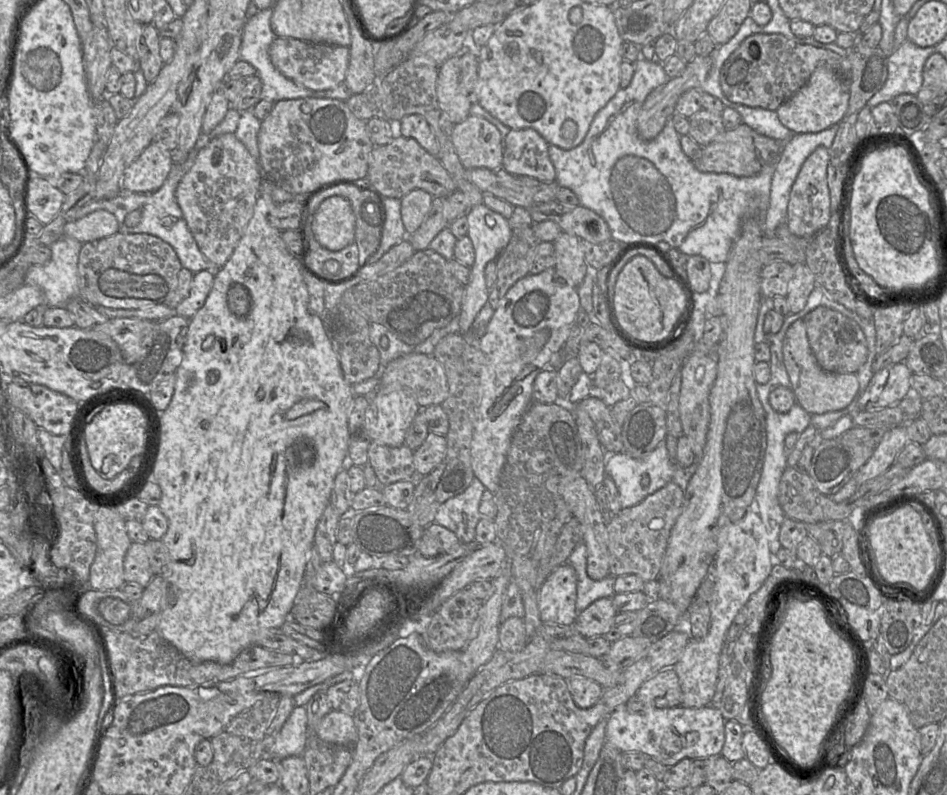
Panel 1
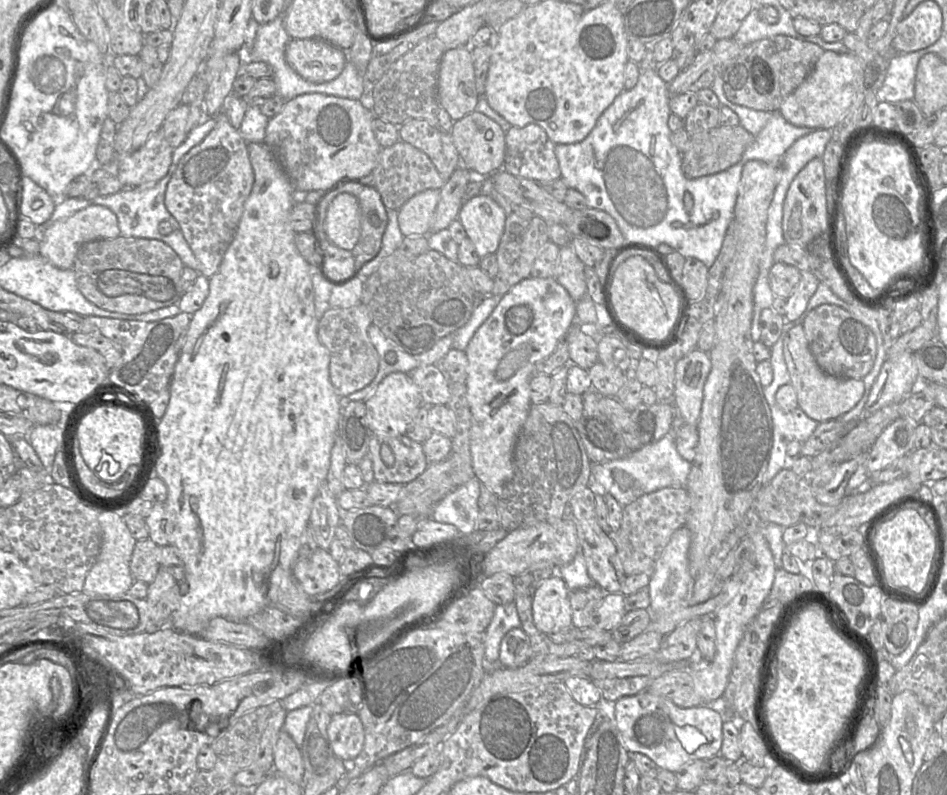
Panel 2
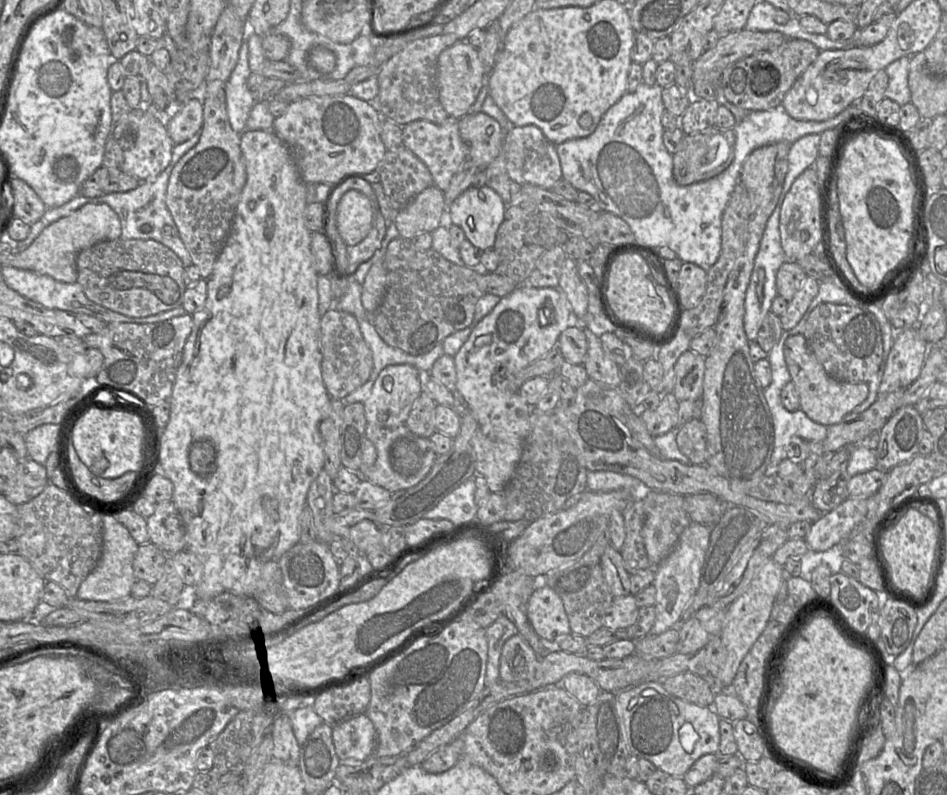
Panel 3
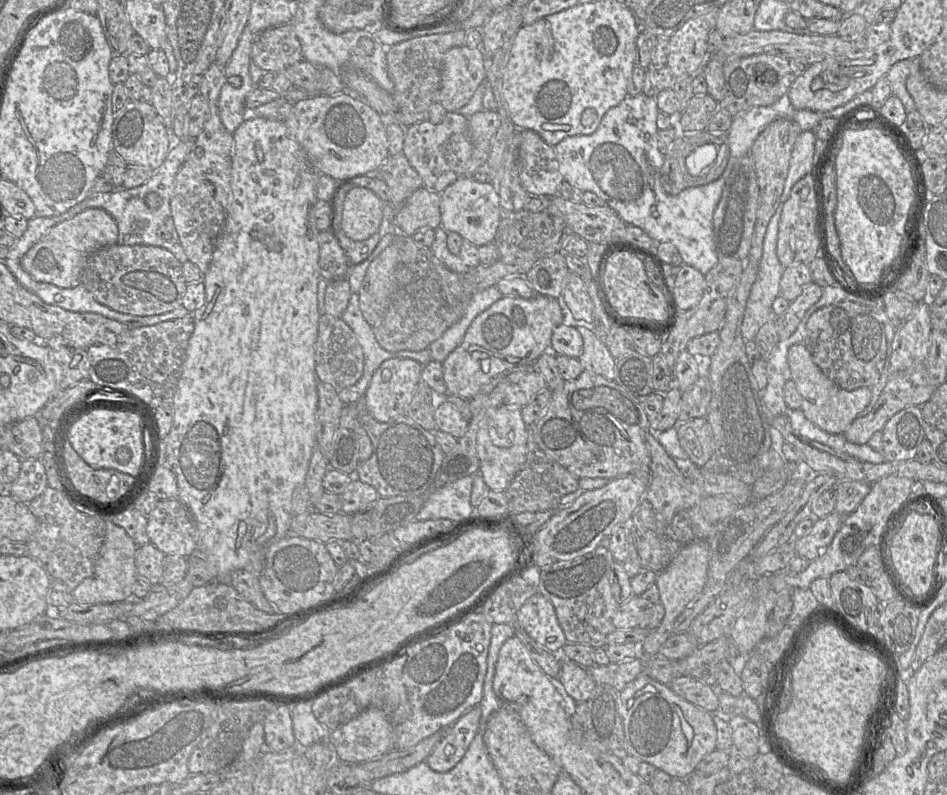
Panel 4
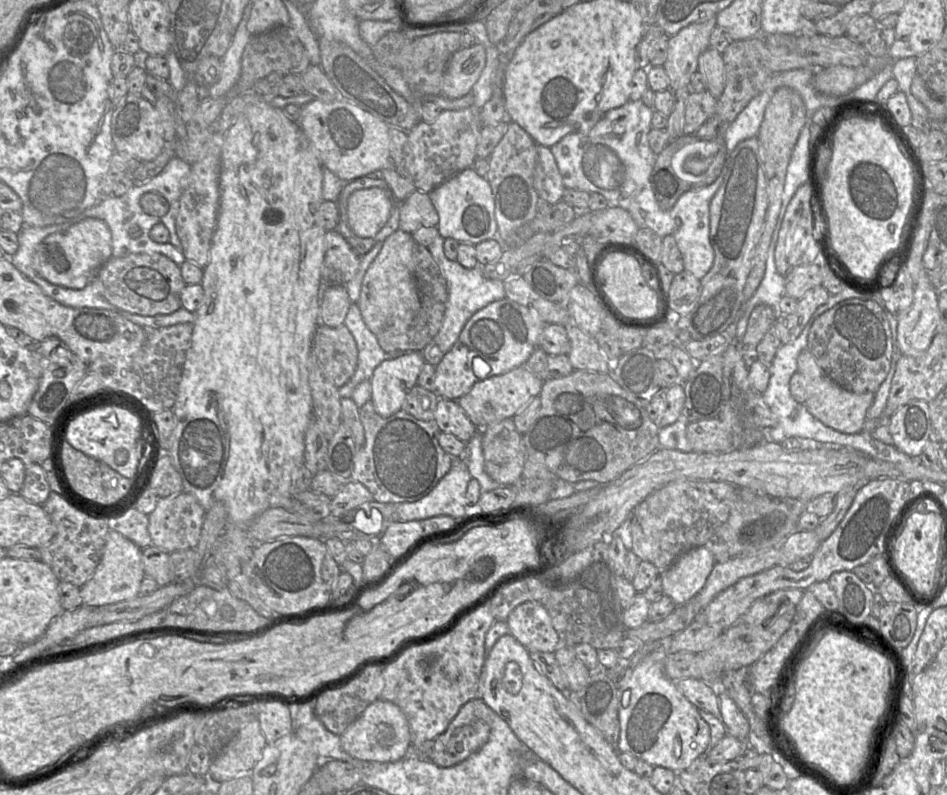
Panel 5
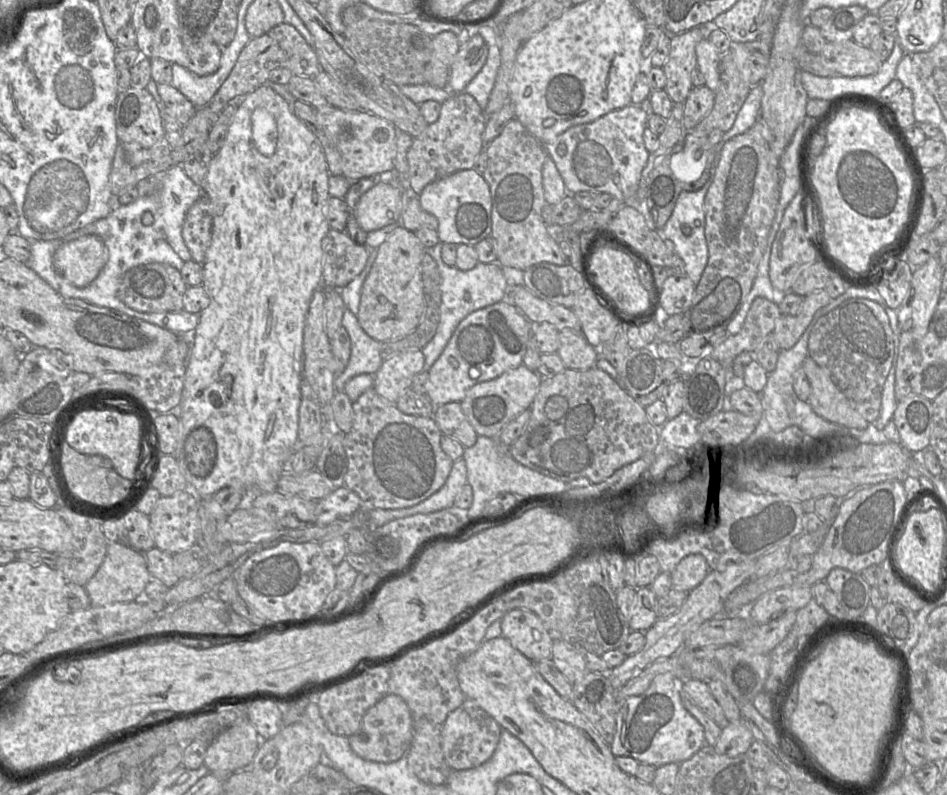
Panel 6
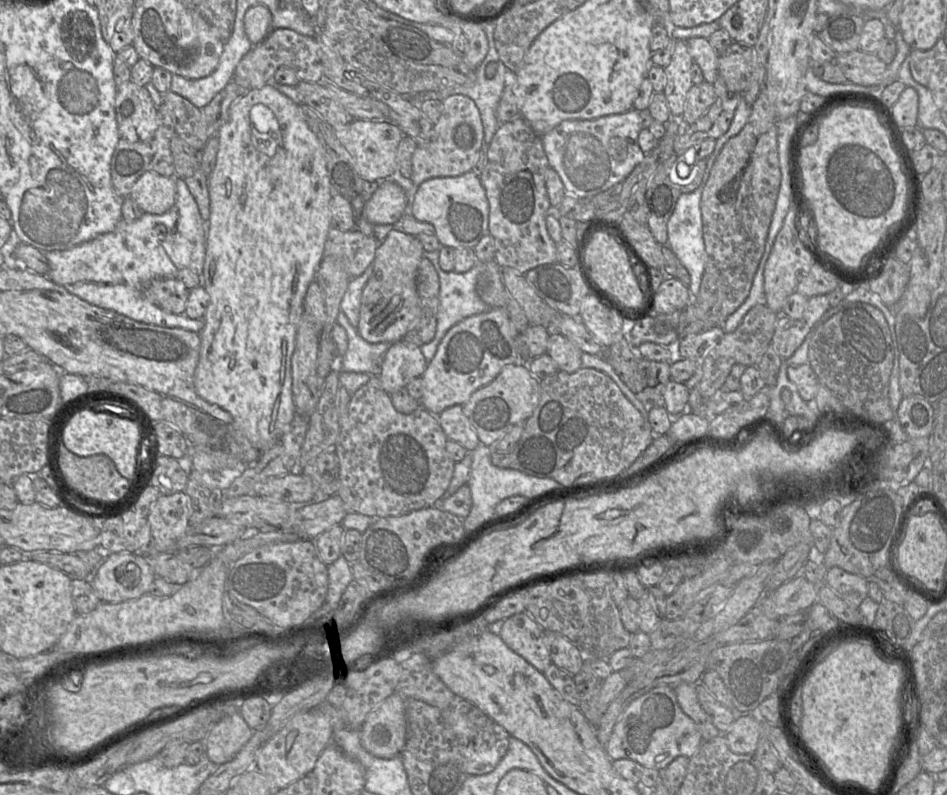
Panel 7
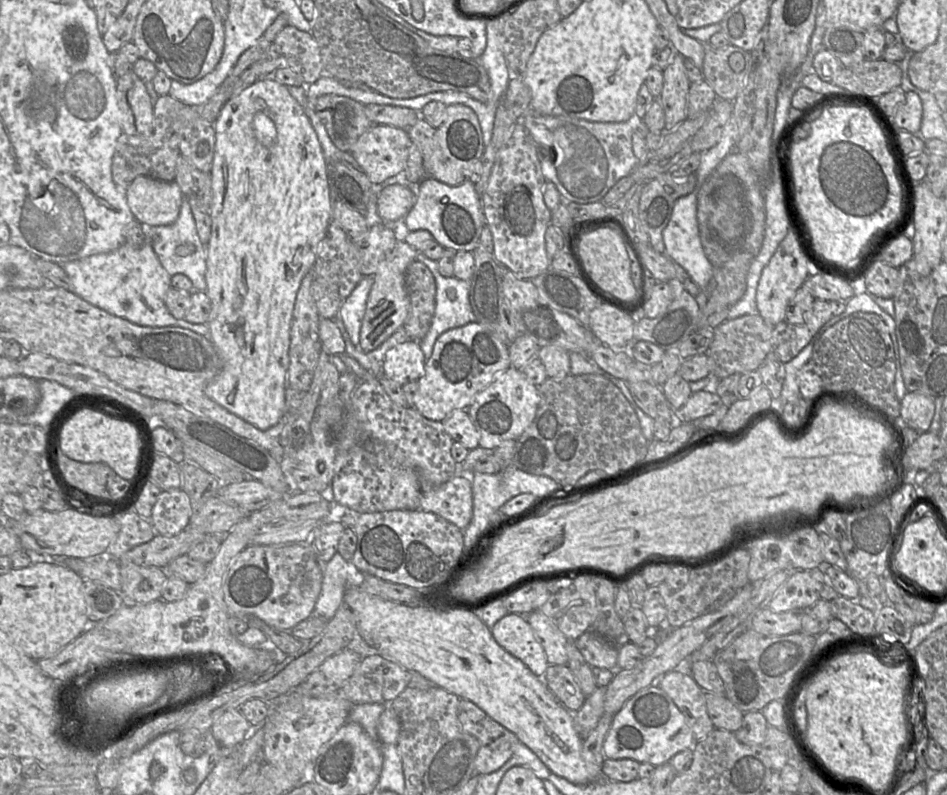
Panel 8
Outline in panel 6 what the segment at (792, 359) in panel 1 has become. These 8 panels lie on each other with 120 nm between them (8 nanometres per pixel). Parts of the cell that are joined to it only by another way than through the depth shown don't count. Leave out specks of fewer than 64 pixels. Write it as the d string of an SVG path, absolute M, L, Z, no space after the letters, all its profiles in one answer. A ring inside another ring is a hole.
M809 356L805 358L802 368L810 383L807 402L817 415L846 429L864 430L869 426L833 383L827 370L823 370Z

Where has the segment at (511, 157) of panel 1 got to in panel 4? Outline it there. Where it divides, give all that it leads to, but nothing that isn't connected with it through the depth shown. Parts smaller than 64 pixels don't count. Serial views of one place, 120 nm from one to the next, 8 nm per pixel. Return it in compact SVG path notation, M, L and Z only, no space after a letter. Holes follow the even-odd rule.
M521 130L518 149L518 172L521 183L530 196L554 197L564 180L554 148L536 132Z

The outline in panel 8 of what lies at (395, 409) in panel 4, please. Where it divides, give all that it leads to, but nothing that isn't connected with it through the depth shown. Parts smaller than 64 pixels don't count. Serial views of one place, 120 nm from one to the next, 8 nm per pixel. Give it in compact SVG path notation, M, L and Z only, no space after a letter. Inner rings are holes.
M405 341L391 347L382 362L382 374L400 386L417 381L424 372L426 358L419 343Z

